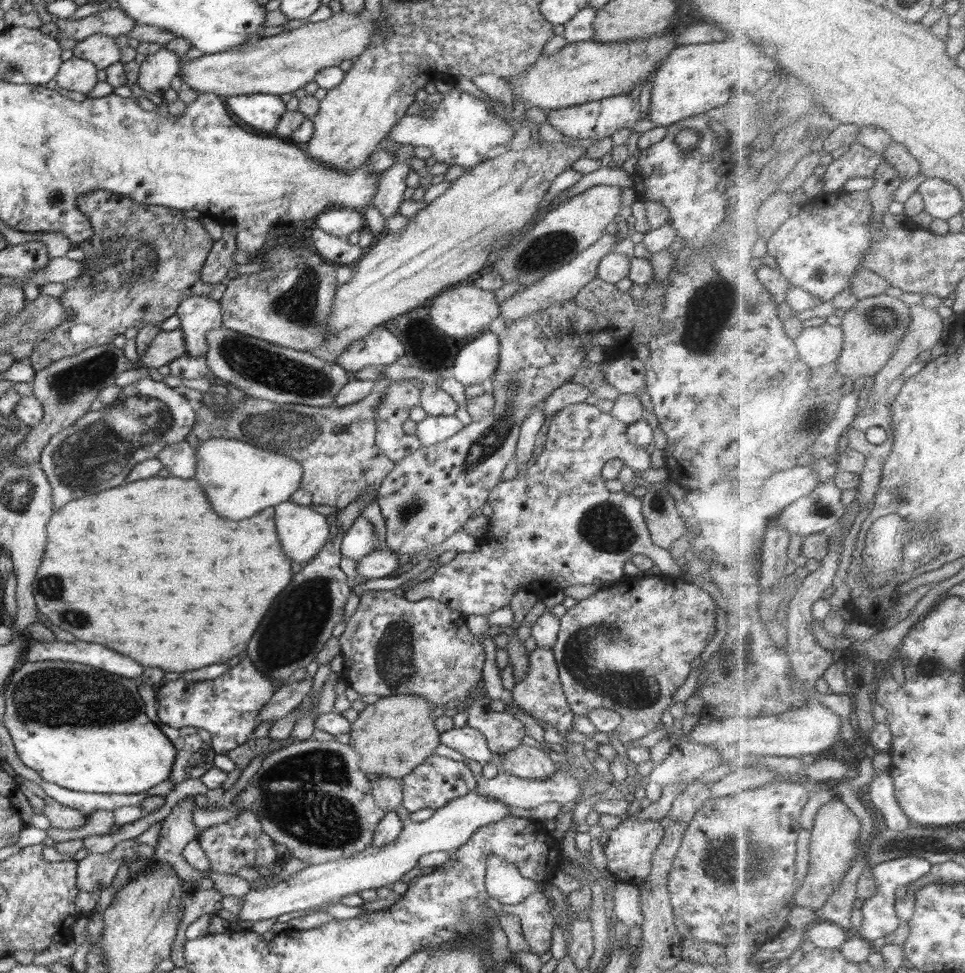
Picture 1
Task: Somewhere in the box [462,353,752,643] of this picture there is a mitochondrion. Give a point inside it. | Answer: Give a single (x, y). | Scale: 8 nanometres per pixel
(604, 526)

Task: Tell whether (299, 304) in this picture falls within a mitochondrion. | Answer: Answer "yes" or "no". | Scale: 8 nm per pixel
yes

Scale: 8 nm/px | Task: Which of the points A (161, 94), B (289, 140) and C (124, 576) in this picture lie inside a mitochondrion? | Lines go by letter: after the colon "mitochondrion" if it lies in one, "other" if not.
A: other
B: other
C: other

